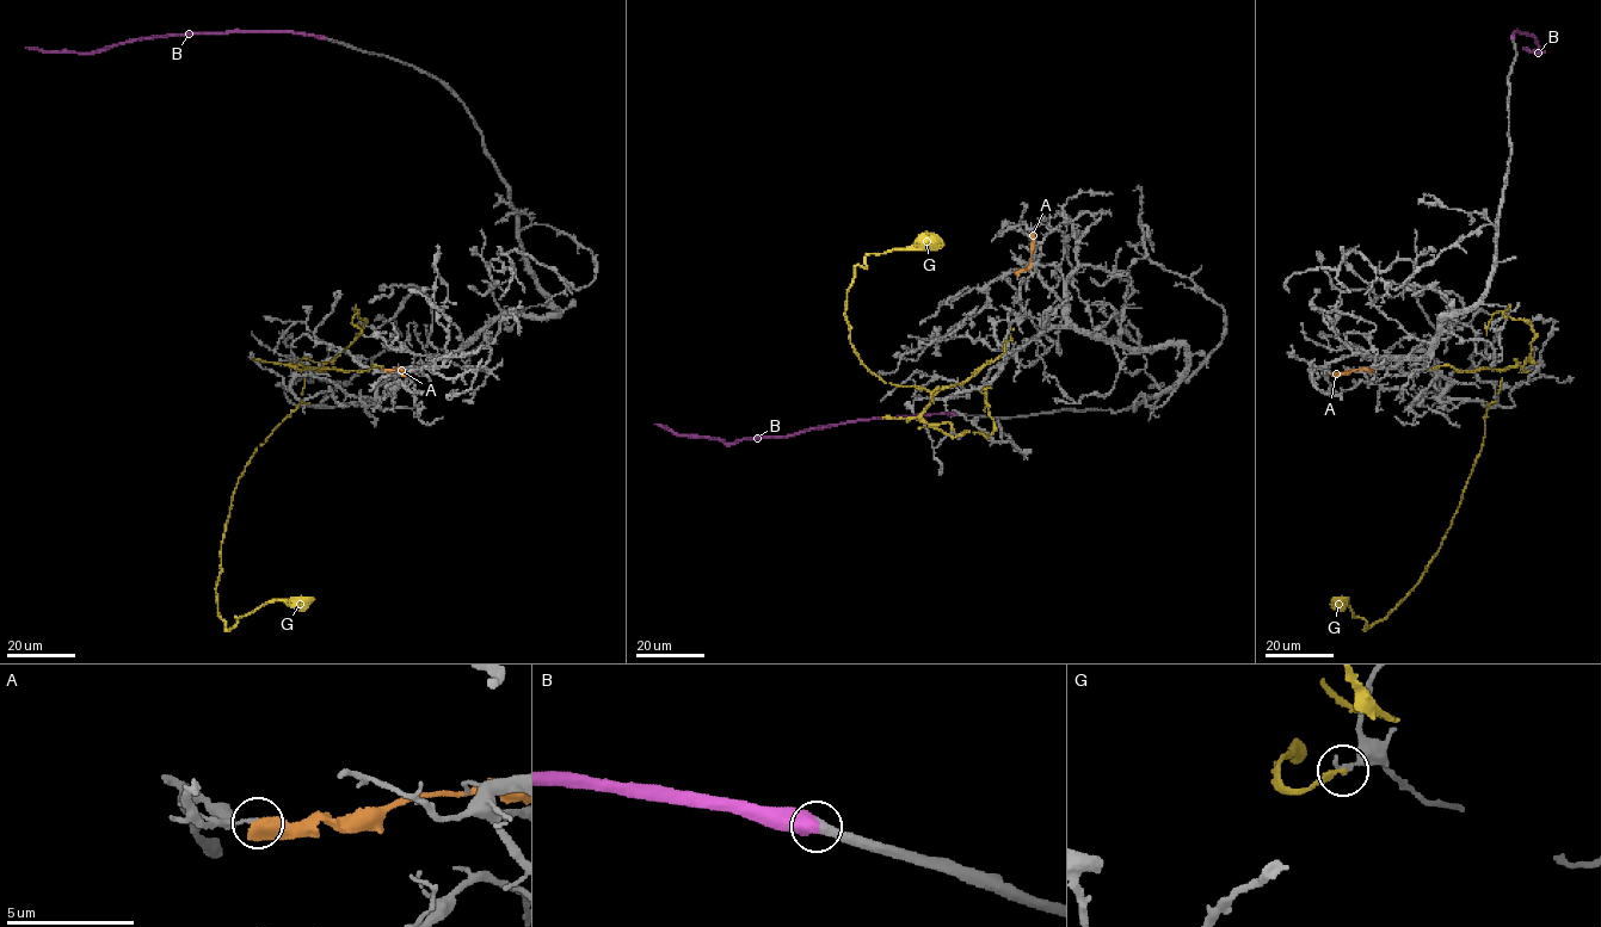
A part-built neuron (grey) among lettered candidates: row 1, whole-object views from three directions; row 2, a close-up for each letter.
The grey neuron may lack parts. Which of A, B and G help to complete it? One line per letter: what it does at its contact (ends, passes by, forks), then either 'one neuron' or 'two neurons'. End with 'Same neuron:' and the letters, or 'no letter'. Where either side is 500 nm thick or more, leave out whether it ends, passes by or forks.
A: two neurons
B: one neuron
G: it ends; two neurons
Same neuron: B

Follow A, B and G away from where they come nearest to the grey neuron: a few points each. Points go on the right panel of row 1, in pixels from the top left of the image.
A: (1332, 374), (1371, 370)
B: (1513, 38), (1518, 31), (1533, 36), (1541, 49), (1534, 51), (1522, 48)
G: (1529, 370), (1501, 372), (1460, 506), (1415, 586), (1365, 630), (1341, 598)

